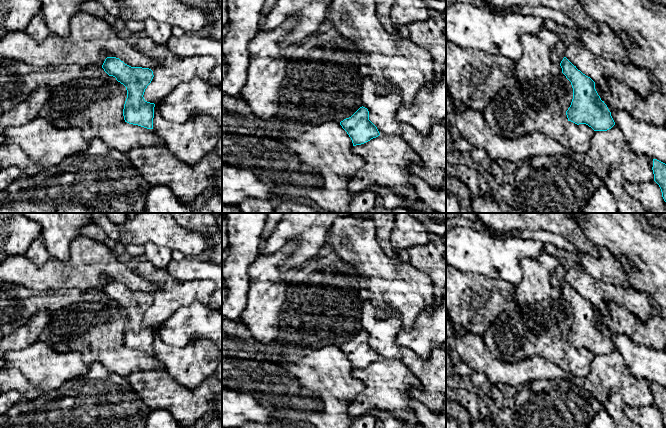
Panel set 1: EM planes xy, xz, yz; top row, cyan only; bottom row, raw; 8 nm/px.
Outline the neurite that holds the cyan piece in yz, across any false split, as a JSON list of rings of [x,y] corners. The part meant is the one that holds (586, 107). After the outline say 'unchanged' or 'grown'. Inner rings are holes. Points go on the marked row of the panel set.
[[[558,42],[552,50],[551,59],[559,63],[562,73],[571,82],[573,99],[566,111],[568,121],[586,124],[594,131],[607,131],[615,122],[607,105],[595,89],[595,82],[576,68],[565,56],[565,45]]]; grown

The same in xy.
[[[107,57],[102,68],[126,87],[127,98],[123,109],[125,122],[153,129],[155,104],[147,102],[143,97],[154,77],[153,71],[149,68],[131,67],[116,57]]]; unchanged

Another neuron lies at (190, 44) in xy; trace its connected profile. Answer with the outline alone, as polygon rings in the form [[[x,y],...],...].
[[[185,33],[181,37],[172,35],[167,41],[166,47],[178,58],[202,55],[215,58],[217,66],[212,75],[214,81],[222,88],[222,40]]]

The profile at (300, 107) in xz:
[[[331,26],[325,32],[311,35],[300,44],[289,46],[283,50],[282,56],[288,61],[287,74],[281,85],[279,107],[273,119],[287,137],[298,138],[309,127],[327,121],[340,123],[363,106],[361,102],[363,77],[359,72],[359,61],[354,50],[353,42]]]

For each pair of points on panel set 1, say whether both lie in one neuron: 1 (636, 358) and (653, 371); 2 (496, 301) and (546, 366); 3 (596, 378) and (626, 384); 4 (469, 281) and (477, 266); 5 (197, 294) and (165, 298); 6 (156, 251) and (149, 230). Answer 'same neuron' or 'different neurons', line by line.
1: same neuron
2: different neurons
3: same neuron
4: different neurons
5: same neuron
6: different neurons

